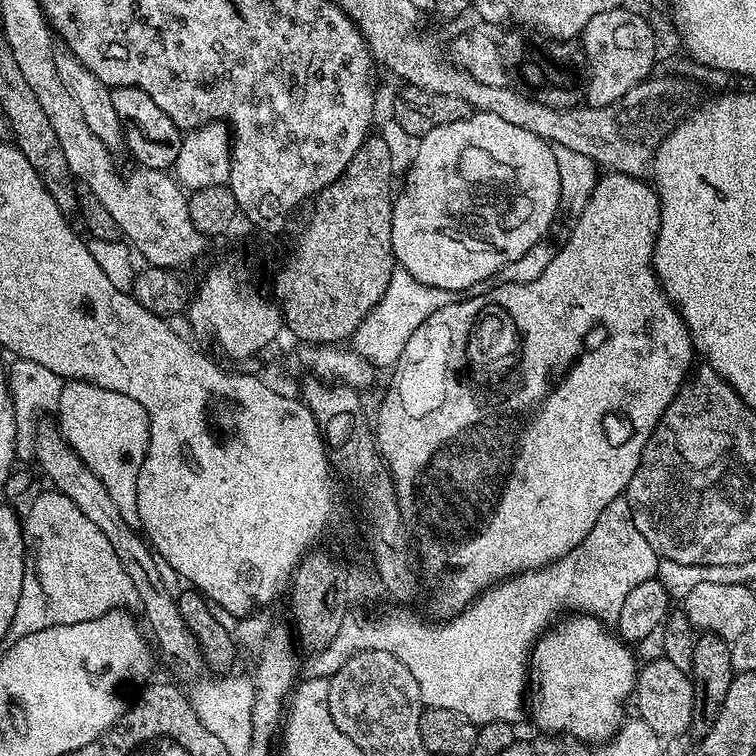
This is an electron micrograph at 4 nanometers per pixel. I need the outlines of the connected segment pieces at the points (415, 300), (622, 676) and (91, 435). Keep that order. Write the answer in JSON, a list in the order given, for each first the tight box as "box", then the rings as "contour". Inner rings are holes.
[{"box":[351,270,458,370],"contour":[[[403,270],[392,273],[390,286],[386,286],[386,294],[366,314],[366,318],[358,326],[351,338],[351,347],[366,362],[370,362],[378,370],[391,369],[402,358],[402,350],[406,350],[406,342],[410,342],[410,334],[434,314],[434,310],[442,310],[442,306],[450,306],[458,298],[457,293],[441,288],[431,288],[418,282]]]},{"box":[530,614,638,742],"contour":[[[568,614],[560,619],[557,619],[532,646],[532,655],[530,657],[530,720],[532,716],[533,722],[544,731],[544,734],[573,736],[575,740],[581,742],[592,742],[590,740],[600,739],[600,741],[603,741],[616,727],[624,724],[626,720],[626,715],[624,715],[624,703],[626,703],[627,700],[629,703],[630,697],[633,695],[636,687],[638,663],[636,664],[635,658],[632,657],[633,649],[625,644],[615,631],[609,630],[609,632],[607,632],[607,630],[604,629],[607,628],[605,621],[601,620],[600,617],[587,614]]]},{"box":[56,380,149,529],"contour":[[[73,380],[63,385],[56,407],[57,414],[58,430],[67,443],[106,486],[122,518],[126,518],[131,528],[139,529],[137,482],[149,448],[149,424],[144,424],[148,412],[134,398],[83,380]]]}]

